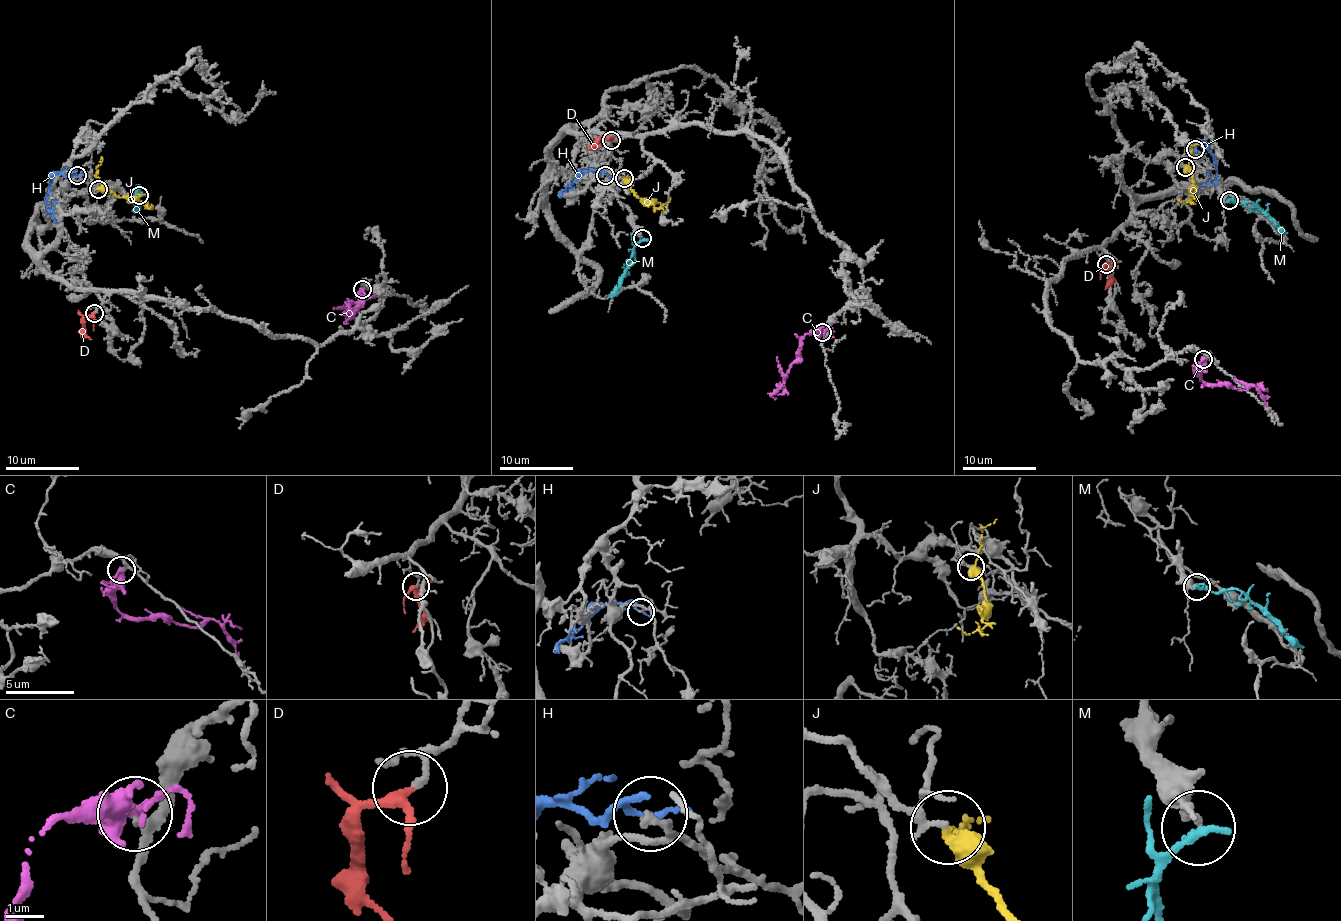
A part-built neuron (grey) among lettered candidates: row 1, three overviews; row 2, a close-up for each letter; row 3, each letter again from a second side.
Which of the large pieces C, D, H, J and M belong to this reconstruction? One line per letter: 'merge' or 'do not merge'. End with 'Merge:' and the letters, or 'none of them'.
C: merge
D: merge
H: do not merge
J: merge
M: do not merge
Merge: C, D, J

